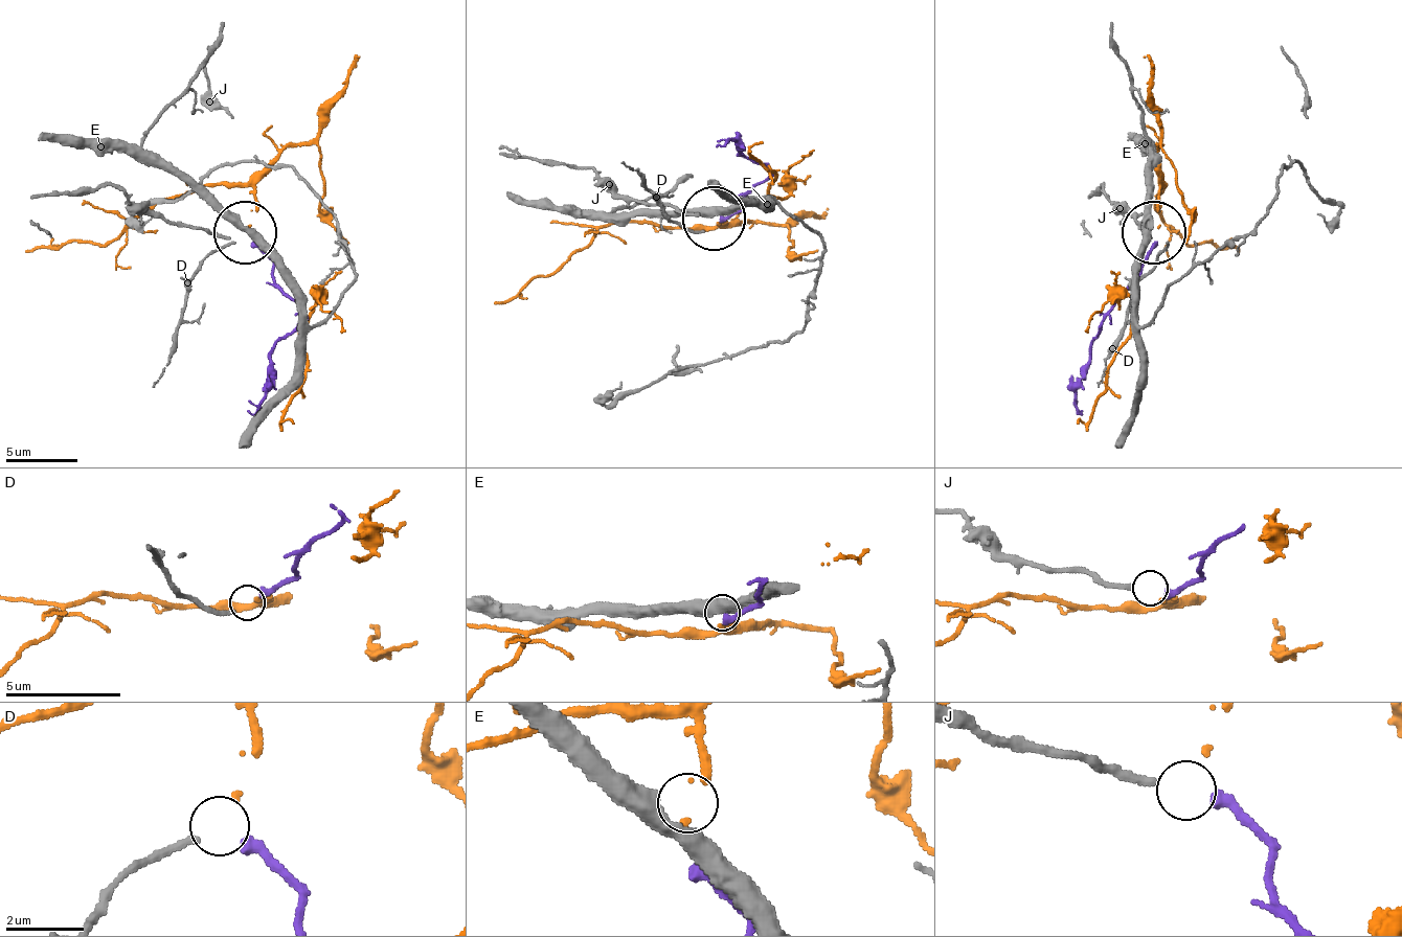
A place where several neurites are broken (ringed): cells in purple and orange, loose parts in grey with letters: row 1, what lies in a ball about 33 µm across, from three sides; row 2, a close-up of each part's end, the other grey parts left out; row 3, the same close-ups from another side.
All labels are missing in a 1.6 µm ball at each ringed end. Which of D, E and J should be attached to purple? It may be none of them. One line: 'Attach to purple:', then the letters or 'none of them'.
Attach to purple: J

